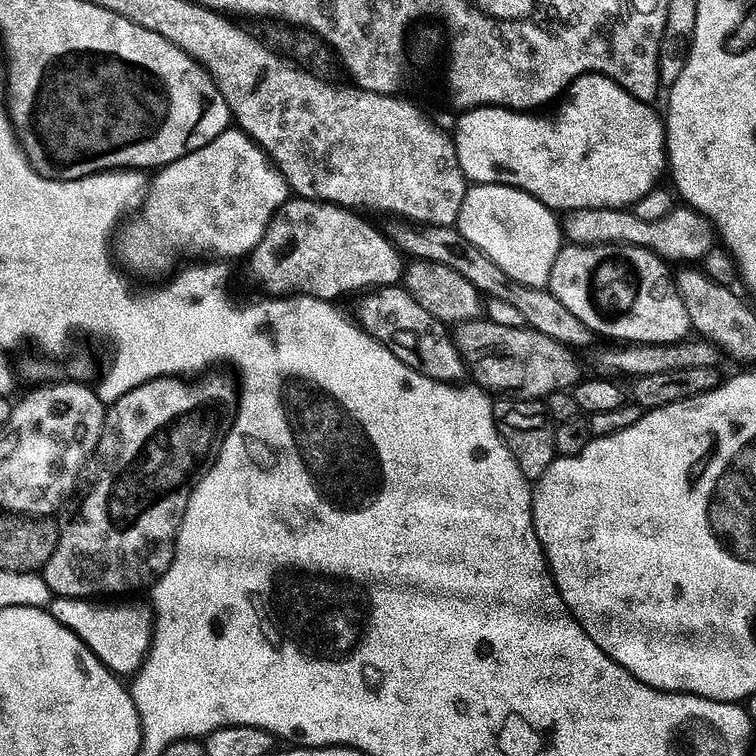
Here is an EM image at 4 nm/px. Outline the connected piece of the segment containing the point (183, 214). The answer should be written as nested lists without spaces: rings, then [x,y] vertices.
[[[226,131],[202,150],[168,164],[151,177],[142,205],[144,220],[134,221],[128,229],[125,227],[119,233],[119,259],[122,264],[124,259],[125,269],[164,272],[168,268],[168,260],[164,255],[175,248],[185,248],[188,252],[209,252],[212,258],[247,257],[258,246],[258,242],[262,242],[266,230],[272,225],[272,219],[289,199],[288,181],[272,163],[268,153],[247,132]]]

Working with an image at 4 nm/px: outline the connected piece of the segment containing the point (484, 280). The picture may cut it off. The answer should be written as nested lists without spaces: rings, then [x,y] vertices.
[[[400,226],[394,235],[394,243],[405,257],[415,258],[416,260],[429,260],[430,263],[440,263],[442,266],[448,266],[452,270],[458,270],[466,282],[470,282],[480,295],[489,301],[497,300],[504,302],[509,306],[514,306],[525,318],[527,327],[532,328],[538,334],[546,334],[546,338],[554,338],[569,350],[575,348],[592,348],[595,349],[598,343],[598,337],[595,332],[591,332],[580,318],[574,318],[562,302],[547,287],[543,288],[526,288],[502,266],[495,264],[482,250],[478,250],[474,245],[465,242],[460,234],[459,227],[441,228],[439,226]]]

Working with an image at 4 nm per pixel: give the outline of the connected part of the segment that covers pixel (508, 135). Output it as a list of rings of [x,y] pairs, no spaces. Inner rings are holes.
[[[591,74],[578,78],[572,83],[566,93],[566,99],[559,105],[560,113],[557,116],[544,116],[548,114],[525,114],[513,112],[506,108],[473,108],[465,111],[460,120],[460,125],[454,133],[456,145],[456,157],[460,163],[460,169],[464,171],[465,177],[473,185],[477,184],[505,184],[511,188],[521,188],[524,192],[538,197],[548,208],[553,210],[575,210],[577,208],[620,208],[620,200],[631,200],[640,192],[640,184],[648,188],[648,168],[652,168],[652,180],[658,184],[666,172],[666,124],[658,113],[643,100],[636,100],[629,94],[621,84],[615,82],[608,76],[593,76]]]

